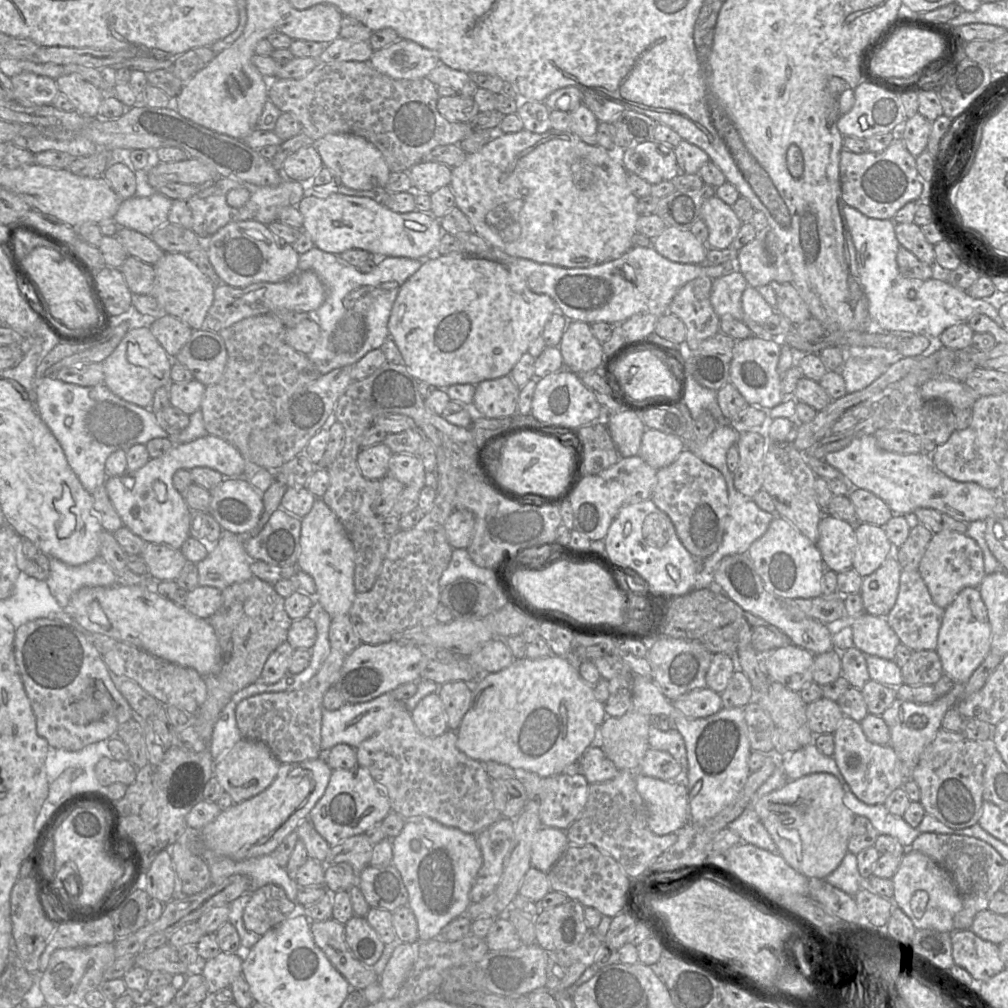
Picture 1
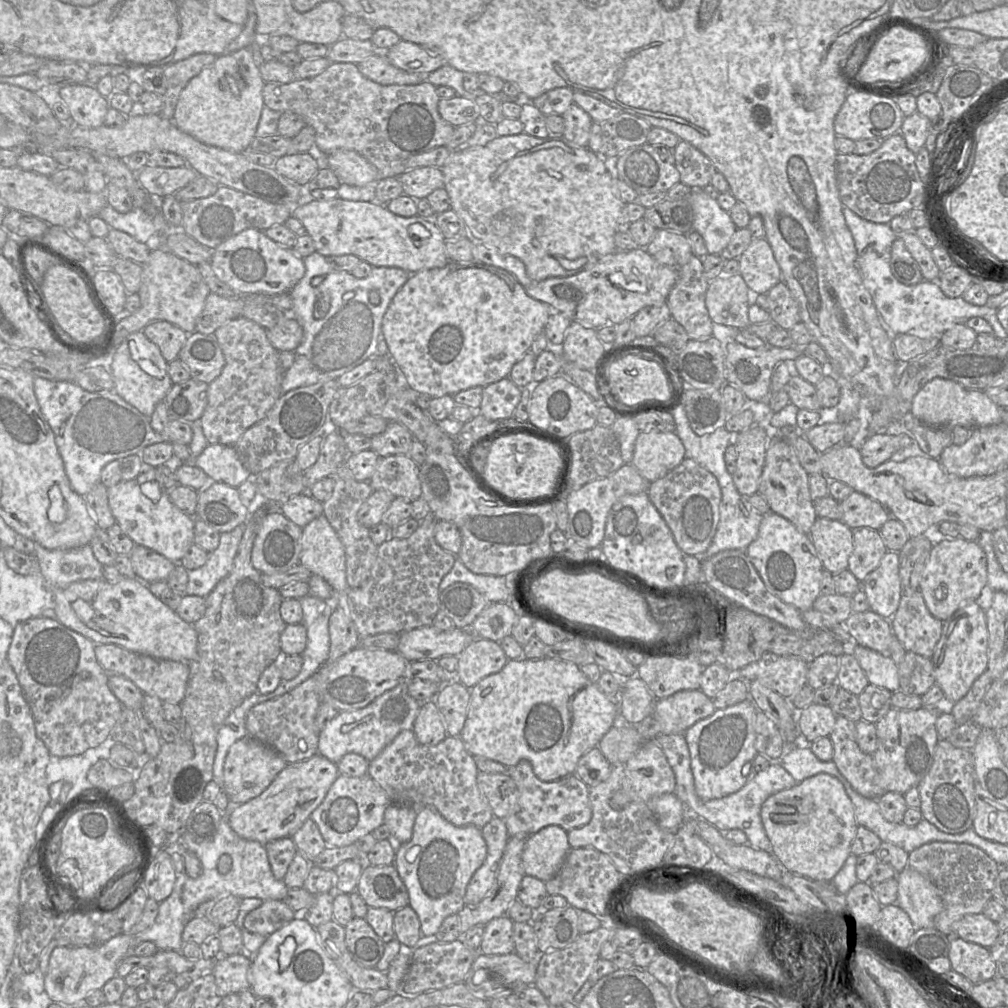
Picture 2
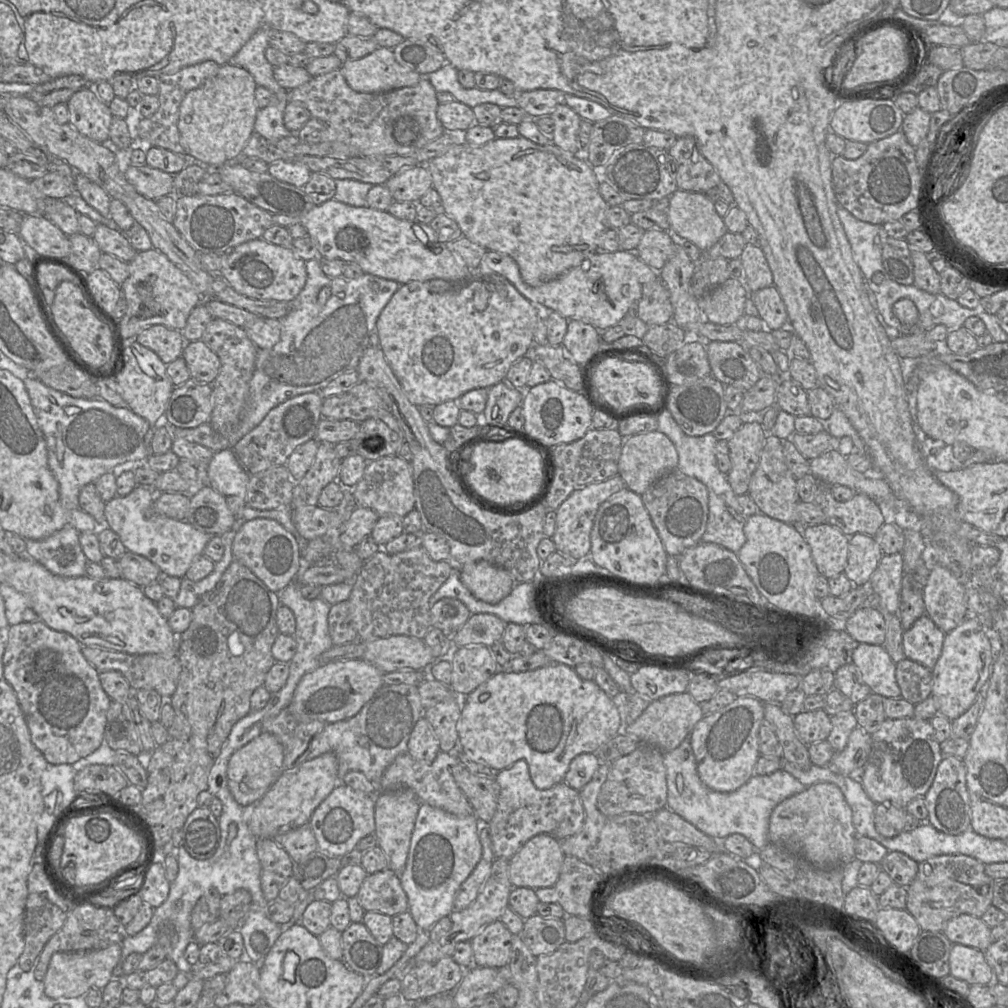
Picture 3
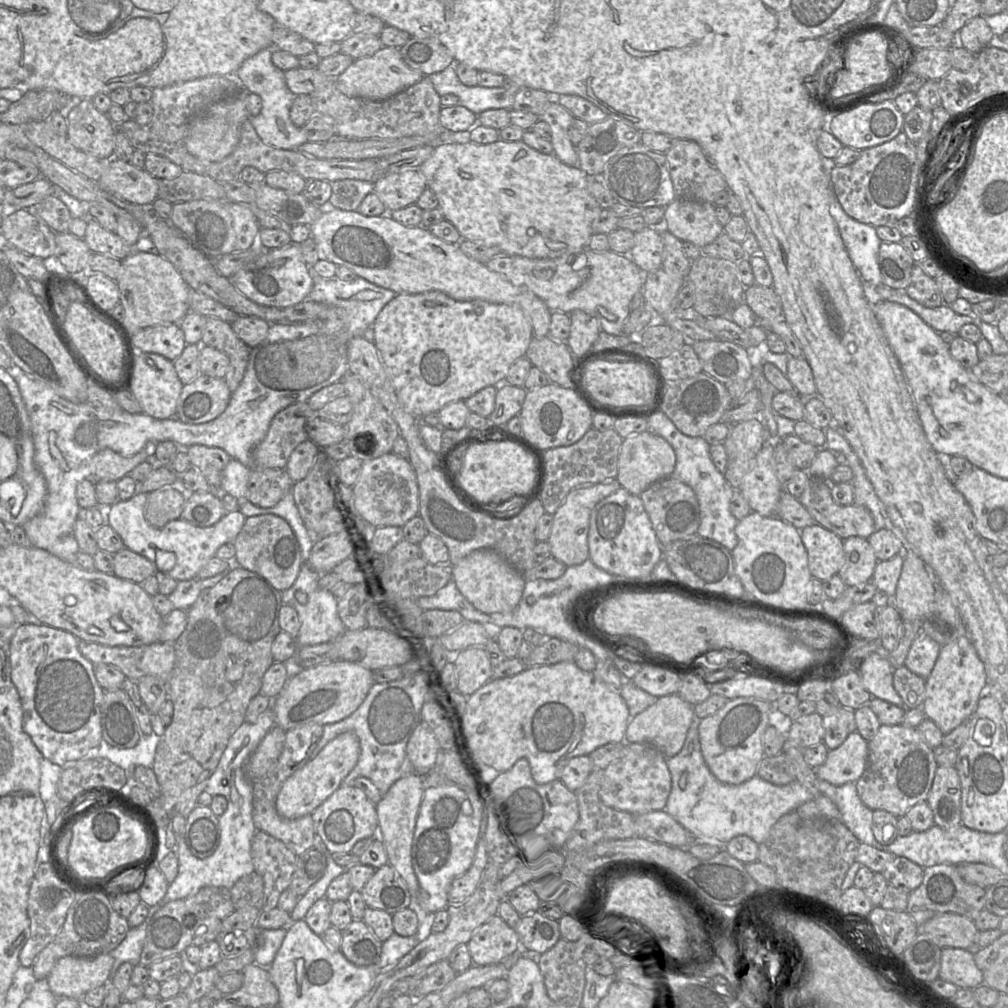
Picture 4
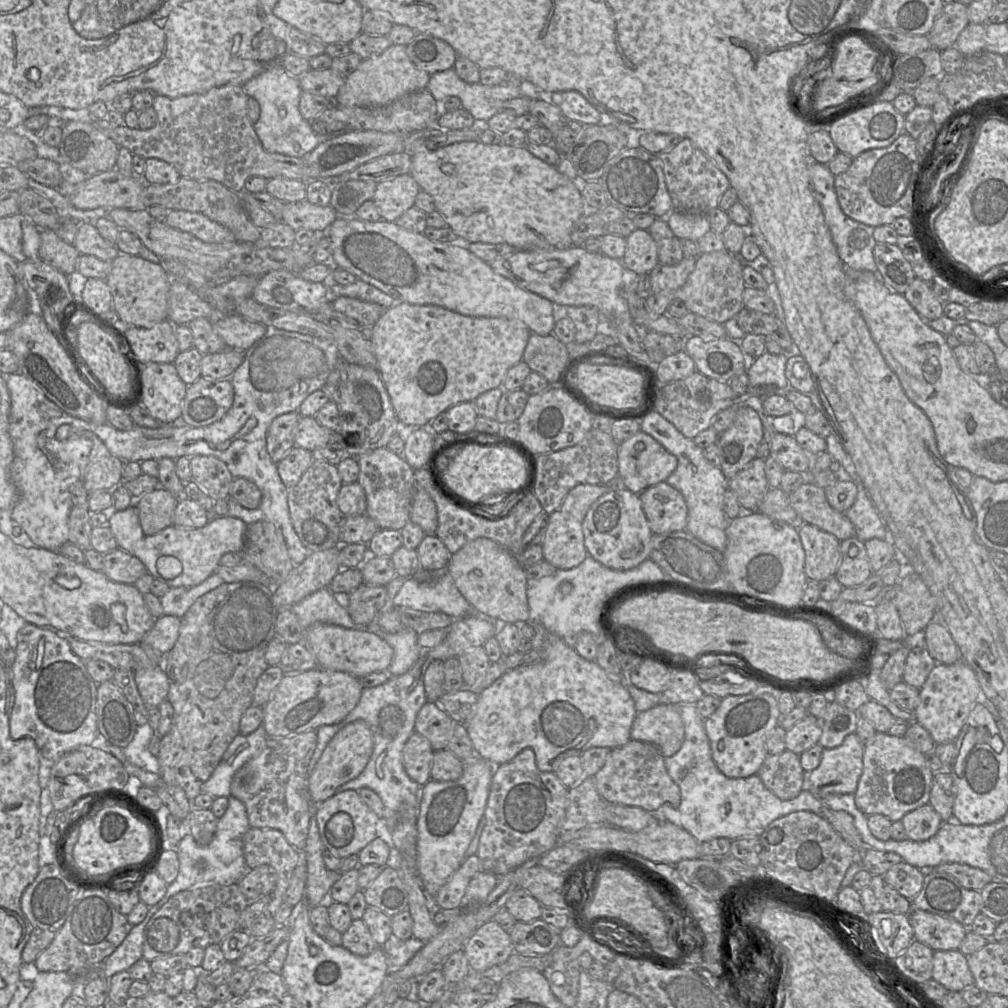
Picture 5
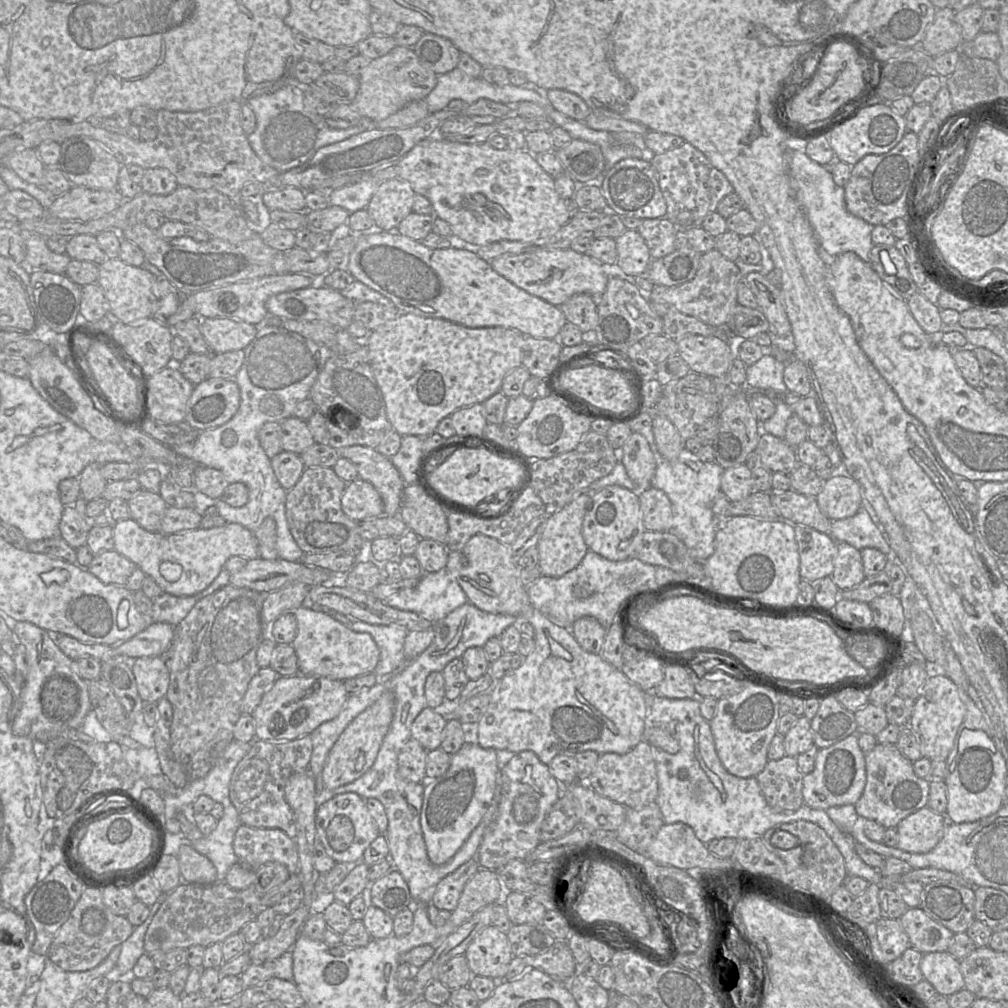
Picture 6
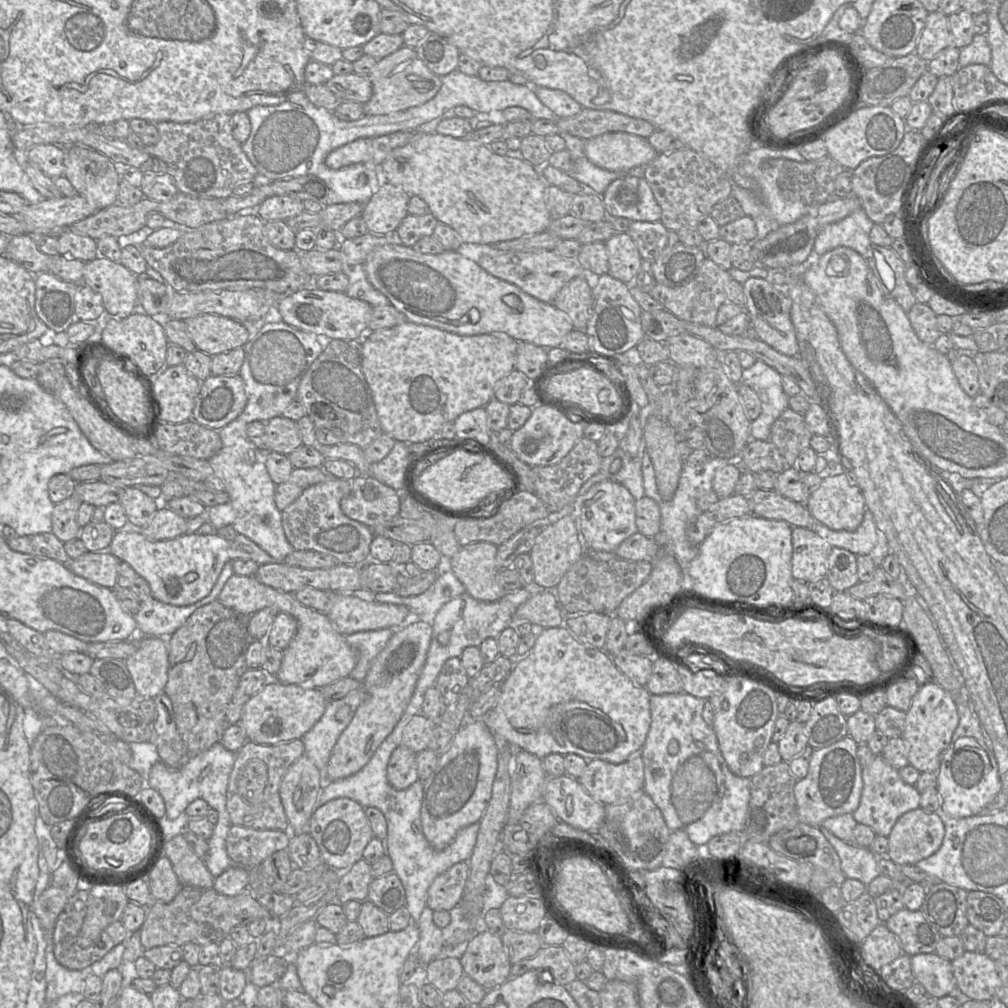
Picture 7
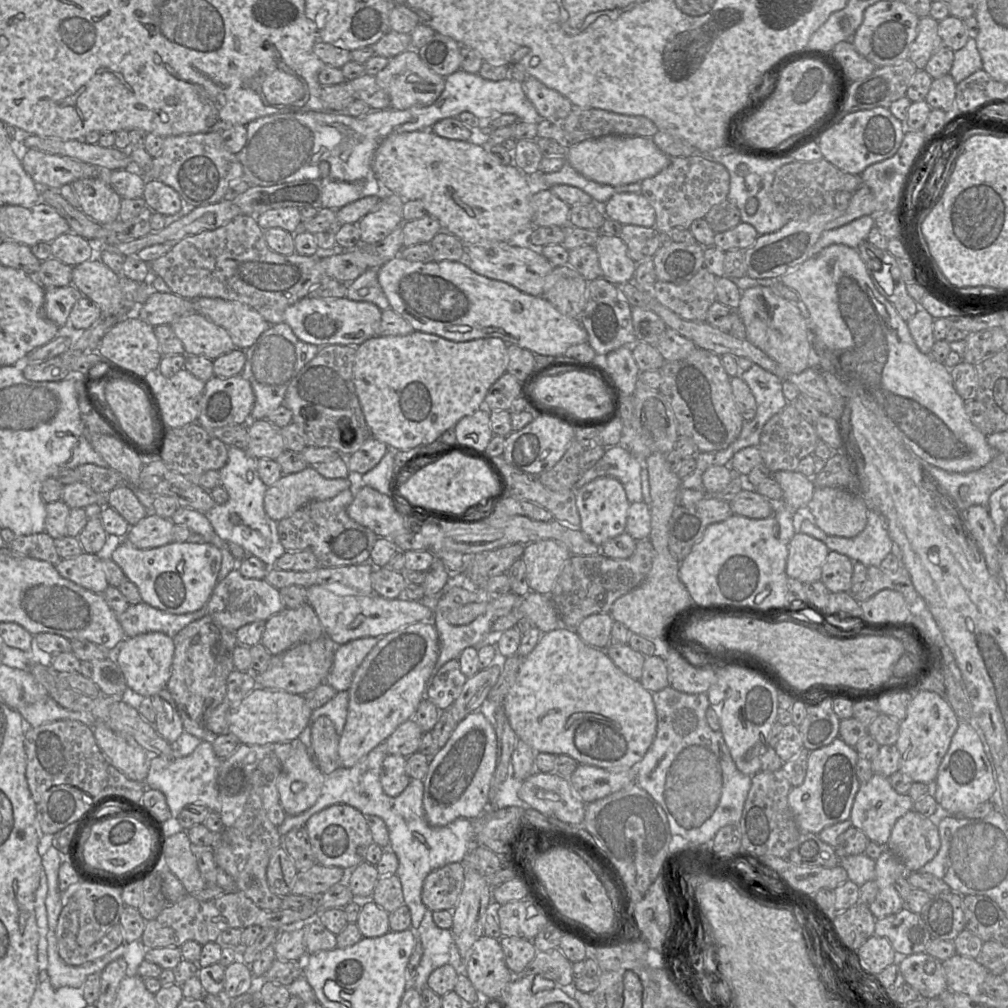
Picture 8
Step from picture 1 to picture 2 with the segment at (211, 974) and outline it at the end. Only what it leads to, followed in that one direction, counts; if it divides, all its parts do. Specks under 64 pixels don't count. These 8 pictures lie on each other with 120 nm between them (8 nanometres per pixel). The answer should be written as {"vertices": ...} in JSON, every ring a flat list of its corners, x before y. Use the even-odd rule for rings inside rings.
{"vertices":[[243,954,217,958,211,971,216,981,216,996,223,998,250,989,251,964,251,959]]}

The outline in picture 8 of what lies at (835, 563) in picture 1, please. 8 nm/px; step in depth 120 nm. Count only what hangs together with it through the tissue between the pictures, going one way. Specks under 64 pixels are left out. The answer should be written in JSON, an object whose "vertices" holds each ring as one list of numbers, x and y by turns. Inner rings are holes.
{"vertices":[[801,532,788,544,786,574,801,583,821,580,822,565,830,550,822,541]]}

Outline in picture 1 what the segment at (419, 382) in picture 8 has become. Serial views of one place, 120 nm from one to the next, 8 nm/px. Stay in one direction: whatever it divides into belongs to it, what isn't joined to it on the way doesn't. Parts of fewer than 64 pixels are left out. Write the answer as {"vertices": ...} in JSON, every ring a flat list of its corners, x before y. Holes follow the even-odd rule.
{"vertices":[[498,248,483,253,459,251,446,255,434,254,423,259,421,267,400,286,388,321,389,336,397,345,403,357,403,364,414,378,436,388,445,389,453,384,469,383,477,385,484,380,511,374,515,364,524,353,528,352,531,343,542,334,549,318,558,311,557,304,550,296,537,294,529,289,523,272,516,266,516,259,517,257,510,256]]}

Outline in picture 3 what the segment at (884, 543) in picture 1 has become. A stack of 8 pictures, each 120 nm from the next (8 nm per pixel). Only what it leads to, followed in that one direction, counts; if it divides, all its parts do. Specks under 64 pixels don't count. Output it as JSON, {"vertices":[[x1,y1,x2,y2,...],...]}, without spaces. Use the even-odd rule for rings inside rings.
{"vertices":[[857,533,849,537,848,559,844,574,854,586,869,586,883,556,874,537]]}

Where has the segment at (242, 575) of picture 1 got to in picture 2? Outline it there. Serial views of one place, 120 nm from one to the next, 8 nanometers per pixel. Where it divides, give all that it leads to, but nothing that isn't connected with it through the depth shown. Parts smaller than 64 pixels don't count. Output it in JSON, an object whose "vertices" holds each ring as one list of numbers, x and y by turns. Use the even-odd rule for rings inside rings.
{"vertices":[[246,523,220,534,218,547,209,553,206,563,188,570,185,595,206,597,232,569,238,546,246,529]]}

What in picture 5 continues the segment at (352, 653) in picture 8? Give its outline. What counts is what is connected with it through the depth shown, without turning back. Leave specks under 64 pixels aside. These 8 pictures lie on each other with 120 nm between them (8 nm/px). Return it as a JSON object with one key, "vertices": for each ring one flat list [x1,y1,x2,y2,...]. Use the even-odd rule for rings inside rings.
{"vertices":[[376,623,357,628,366,628,376,633,393,648,393,659,387,669,390,677,406,673,423,652,418,645,418,634,411,629,404,628,400,632,390,633,382,630]]}

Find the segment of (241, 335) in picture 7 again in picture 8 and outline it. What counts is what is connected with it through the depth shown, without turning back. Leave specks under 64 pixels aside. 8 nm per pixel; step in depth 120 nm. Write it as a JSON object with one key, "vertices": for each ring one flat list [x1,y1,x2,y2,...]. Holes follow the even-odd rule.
{"vertices":[[199,313,180,316,174,319,170,326,183,343,186,355,215,360,236,348,224,328]]}

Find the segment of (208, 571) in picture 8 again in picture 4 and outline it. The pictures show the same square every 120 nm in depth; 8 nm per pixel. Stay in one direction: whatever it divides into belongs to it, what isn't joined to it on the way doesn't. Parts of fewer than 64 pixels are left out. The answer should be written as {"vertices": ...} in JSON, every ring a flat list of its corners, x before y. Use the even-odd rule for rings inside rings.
{"vertices":[[136,492,130,499,125,501,117,500,107,509,108,524,120,536,123,546,135,553,138,553,147,558,155,568,156,554,159,551,168,551,176,556,175,566,167,572,158,572,156,574,170,577,176,581,190,580,197,578,200,569,213,557,215,557,217,549,223,544,233,543,237,535,240,533,245,516,239,511,226,513,217,523,210,527,196,527,191,523,182,520,181,518,168,522,162,528,153,528,144,518,144,508,147,499,147,494,144,492]]}

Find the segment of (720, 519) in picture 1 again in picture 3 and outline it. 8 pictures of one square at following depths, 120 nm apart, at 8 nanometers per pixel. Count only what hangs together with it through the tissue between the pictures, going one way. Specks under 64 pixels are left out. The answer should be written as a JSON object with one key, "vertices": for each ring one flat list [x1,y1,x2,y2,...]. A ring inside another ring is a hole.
{"vertices":[[675,469,660,477,641,497,669,556,679,557,686,549,702,541,709,516,709,494,707,487,701,481]]}

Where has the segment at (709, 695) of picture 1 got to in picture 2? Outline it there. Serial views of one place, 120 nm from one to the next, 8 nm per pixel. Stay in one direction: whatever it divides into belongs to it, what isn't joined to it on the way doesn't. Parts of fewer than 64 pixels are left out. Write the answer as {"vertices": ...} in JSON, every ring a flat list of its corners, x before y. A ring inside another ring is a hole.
{"vertices":[[700,689,681,690,667,698,656,699,652,715,660,723,662,734,670,735,684,733,715,710,713,699]]}

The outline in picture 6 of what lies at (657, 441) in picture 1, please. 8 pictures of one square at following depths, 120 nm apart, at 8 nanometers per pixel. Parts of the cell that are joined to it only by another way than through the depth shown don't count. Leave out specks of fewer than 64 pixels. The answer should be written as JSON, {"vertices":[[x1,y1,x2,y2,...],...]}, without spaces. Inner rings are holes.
{"vertices":[[632,432,620,453,628,476,638,488,647,488,656,471,656,461,646,438,639,432]]}

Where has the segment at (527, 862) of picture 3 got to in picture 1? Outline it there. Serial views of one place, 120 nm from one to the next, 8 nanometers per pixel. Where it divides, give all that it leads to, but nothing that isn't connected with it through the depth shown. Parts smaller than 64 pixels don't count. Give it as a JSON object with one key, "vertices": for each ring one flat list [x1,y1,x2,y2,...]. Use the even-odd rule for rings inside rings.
{"vertices":[[542,827,533,840,531,866,548,874,569,845,566,831]]}

